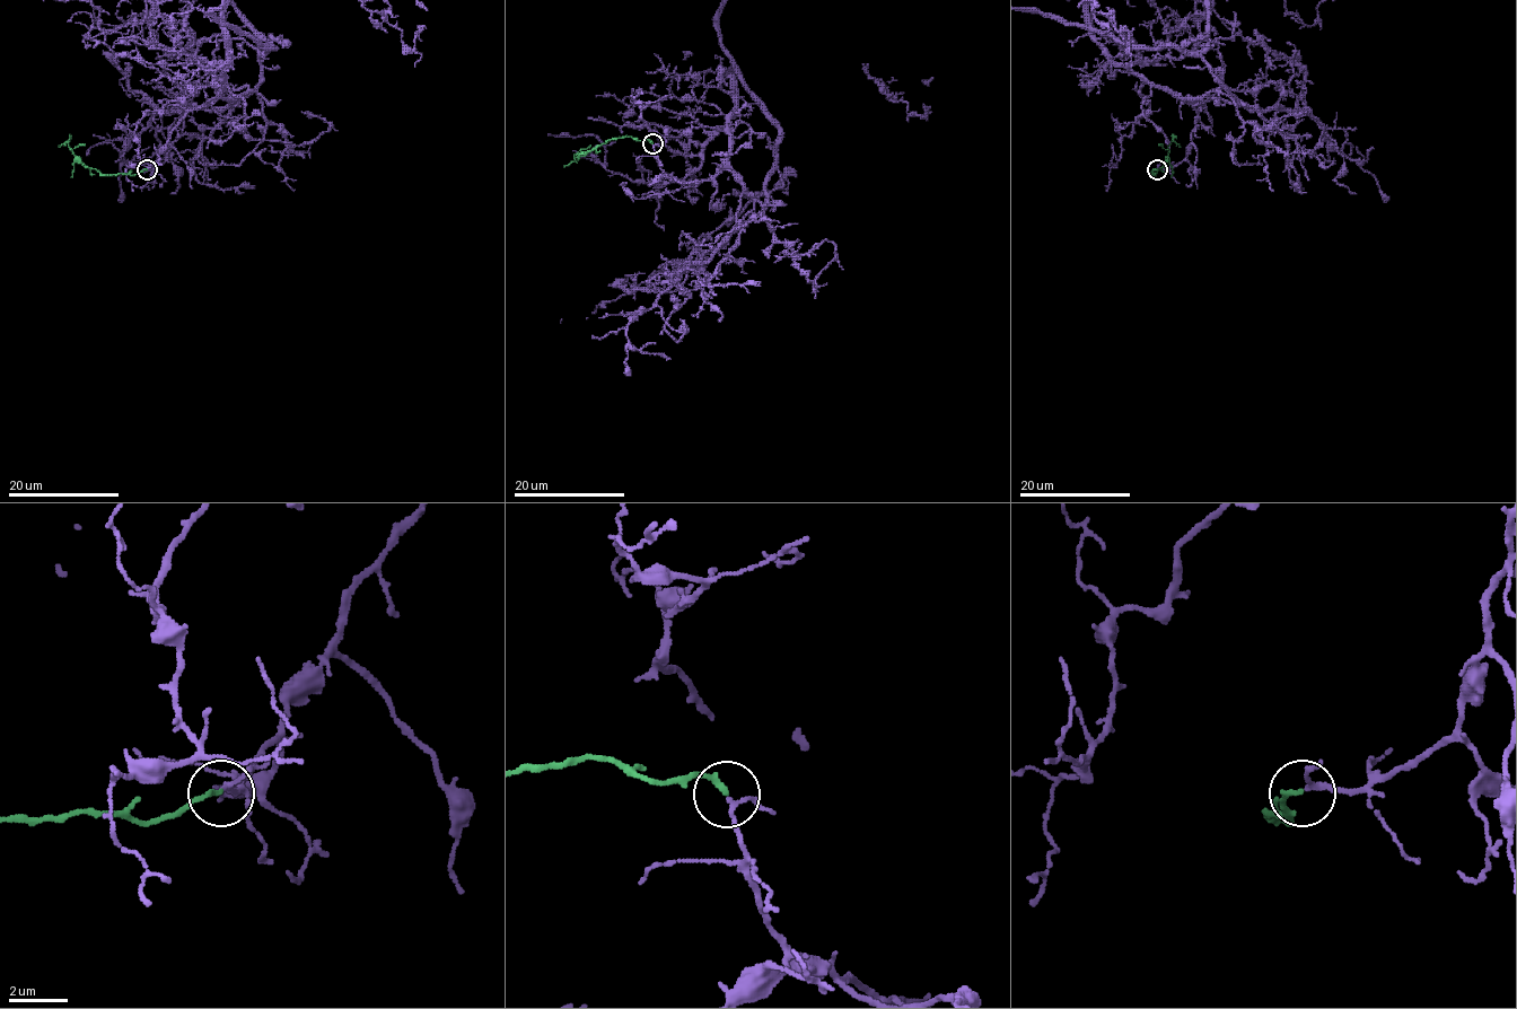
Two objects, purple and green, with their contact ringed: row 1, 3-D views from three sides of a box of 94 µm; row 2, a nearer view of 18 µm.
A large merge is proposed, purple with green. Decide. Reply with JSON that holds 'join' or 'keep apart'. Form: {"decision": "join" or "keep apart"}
{"decision": "join"}

